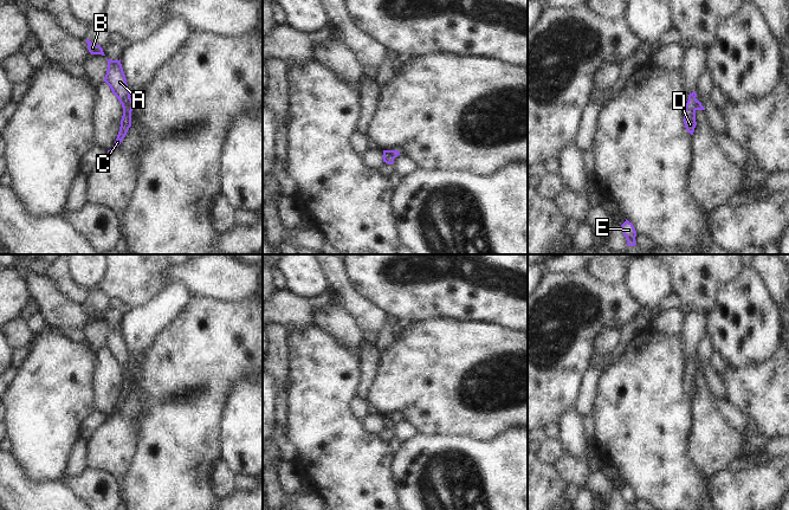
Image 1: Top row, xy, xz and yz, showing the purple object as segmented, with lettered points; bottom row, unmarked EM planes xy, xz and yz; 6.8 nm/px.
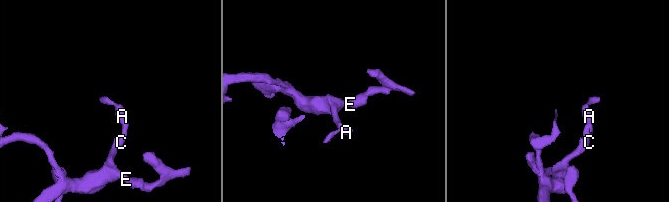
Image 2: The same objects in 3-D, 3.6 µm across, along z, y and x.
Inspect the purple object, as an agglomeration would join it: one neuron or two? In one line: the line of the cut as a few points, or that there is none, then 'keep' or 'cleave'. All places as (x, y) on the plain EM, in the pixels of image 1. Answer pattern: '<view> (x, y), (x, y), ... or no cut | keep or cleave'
xy (129, 362), (122, 370) | cleave

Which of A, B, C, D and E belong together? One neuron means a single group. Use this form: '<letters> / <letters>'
A B / C D E

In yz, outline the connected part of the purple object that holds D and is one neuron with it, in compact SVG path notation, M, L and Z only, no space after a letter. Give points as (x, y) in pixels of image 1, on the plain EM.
M688 362L688 366L684 375L684 389L687 398L690 398L691 400L693 400L694 393L697 390L696 369L697 369L697 364L694 362Z

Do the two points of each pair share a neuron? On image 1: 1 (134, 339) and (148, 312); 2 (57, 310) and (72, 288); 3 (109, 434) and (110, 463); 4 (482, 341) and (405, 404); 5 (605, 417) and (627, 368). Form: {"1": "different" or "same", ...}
{"1": "same", "2": "different", "3": "same", "4": "same", "5": "same"}

